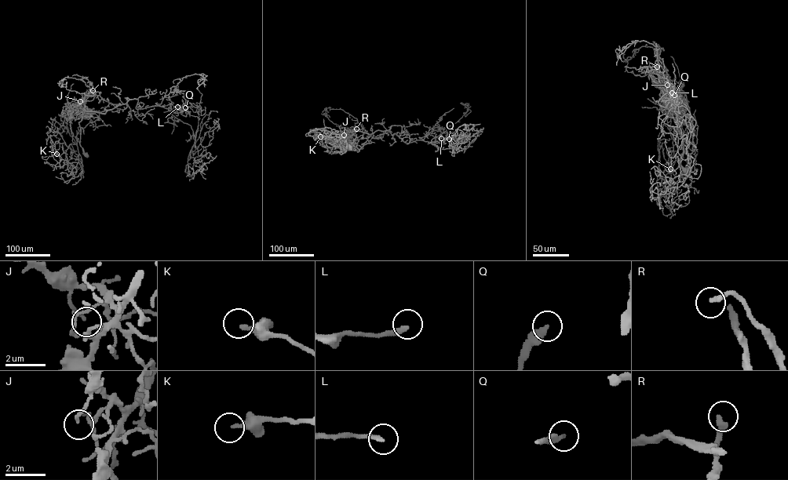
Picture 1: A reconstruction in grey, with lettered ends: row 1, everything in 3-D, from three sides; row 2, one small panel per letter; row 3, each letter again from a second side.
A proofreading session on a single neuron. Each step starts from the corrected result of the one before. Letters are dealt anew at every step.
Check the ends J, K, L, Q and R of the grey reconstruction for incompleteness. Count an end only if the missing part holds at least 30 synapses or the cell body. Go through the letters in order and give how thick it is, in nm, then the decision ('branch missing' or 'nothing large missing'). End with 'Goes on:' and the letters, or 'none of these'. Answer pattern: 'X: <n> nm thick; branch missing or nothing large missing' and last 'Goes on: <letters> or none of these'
J: 140 nm thick; nothing large missing
K: 240 nm thick; nothing large missing
L: 190 nm thick; nothing large missing
Q: 280 nm thick; nothing large missing
R: 260 nm thick; nothing large missing
Goes on: none of these

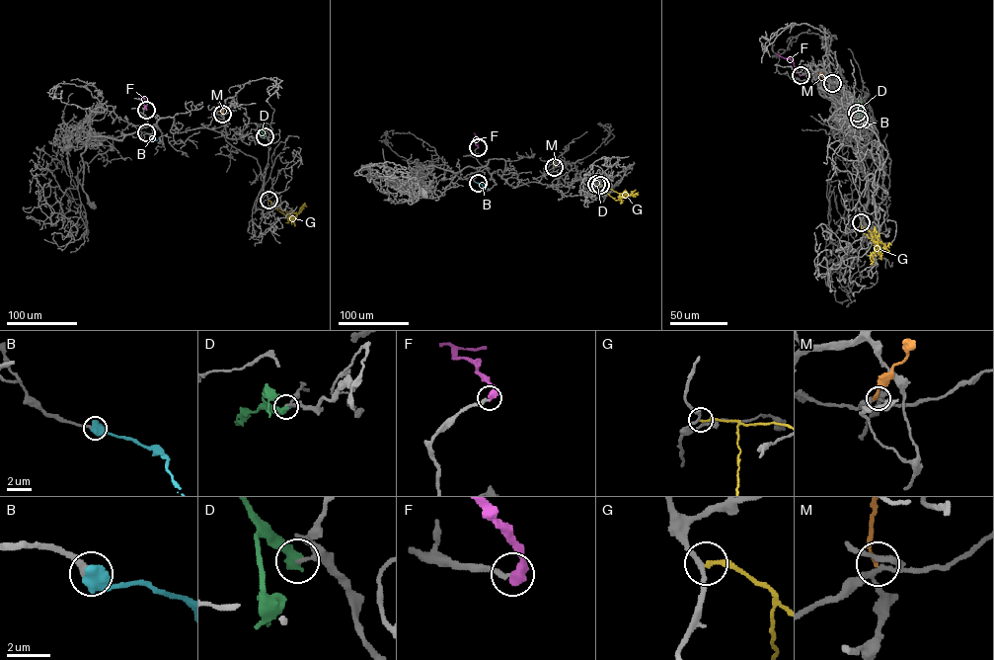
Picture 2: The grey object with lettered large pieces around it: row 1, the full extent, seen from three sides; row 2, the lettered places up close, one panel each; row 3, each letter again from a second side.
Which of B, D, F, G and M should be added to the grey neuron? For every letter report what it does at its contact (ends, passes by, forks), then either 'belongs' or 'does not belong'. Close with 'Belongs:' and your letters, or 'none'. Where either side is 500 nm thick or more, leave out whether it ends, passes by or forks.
B: belongs
D: does not belong
F: belongs
G: it ends | does not belong
M: it ends | does not belong
Belongs: B, F

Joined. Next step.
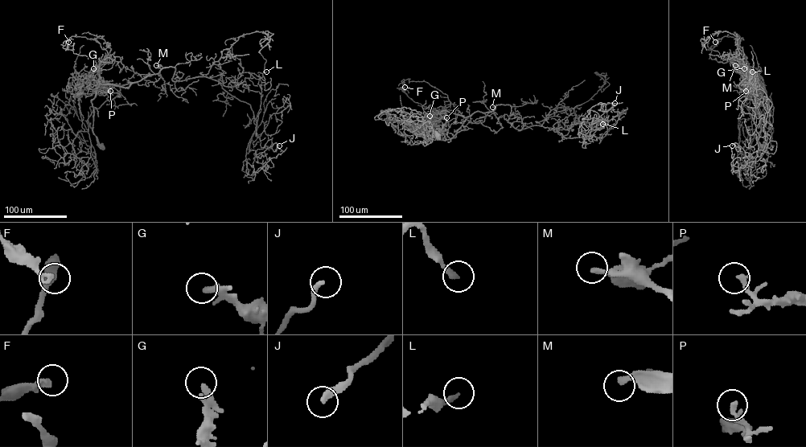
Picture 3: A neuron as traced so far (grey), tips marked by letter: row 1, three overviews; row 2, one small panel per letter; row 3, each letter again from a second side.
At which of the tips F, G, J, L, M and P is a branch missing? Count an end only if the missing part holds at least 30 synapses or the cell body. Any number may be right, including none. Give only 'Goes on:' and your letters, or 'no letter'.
Goes on: J

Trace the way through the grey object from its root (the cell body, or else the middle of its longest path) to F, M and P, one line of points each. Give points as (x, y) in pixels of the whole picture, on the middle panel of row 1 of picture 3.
F: (437, 136), (427, 124), (434, 114), (434, 120), (446, 113), (415, 102), (405, 87)
M: (437, 136), (427, 125), (436, 113), (466, 117), (492, 107)
P: (437, 136), (433, 129), (428, 132), (427, 123), (435, 114), (436, 125), (442, 129), (446, 117)

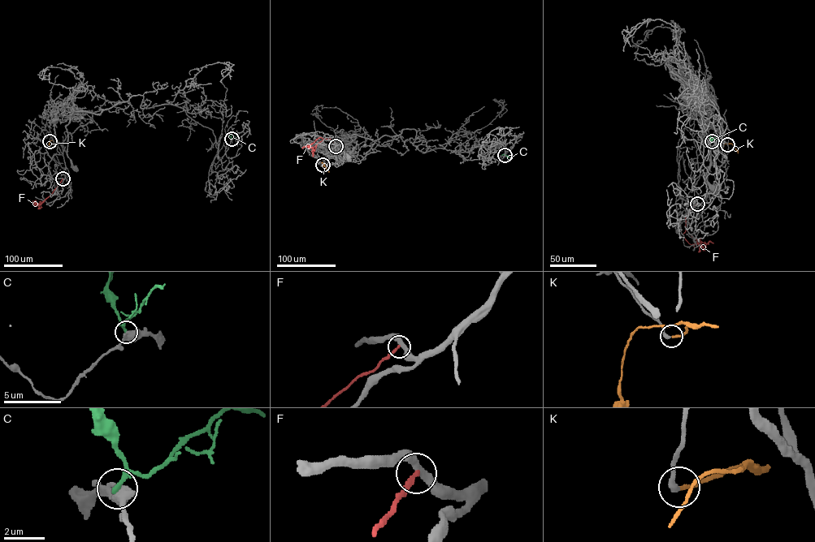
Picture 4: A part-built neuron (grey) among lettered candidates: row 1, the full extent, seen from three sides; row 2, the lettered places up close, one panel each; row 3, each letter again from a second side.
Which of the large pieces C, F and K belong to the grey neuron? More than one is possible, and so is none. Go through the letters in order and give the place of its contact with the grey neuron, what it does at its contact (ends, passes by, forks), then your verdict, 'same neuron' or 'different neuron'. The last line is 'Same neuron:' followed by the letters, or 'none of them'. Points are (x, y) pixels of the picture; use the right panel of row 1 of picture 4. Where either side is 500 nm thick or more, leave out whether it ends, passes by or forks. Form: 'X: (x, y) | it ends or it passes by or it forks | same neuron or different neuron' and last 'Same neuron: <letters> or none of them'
C: (712, 141) | different neuron
F: (697, 204) | it ends | different neuron
K: (727, 144) | it ends | same neuron
Same neuron: K

